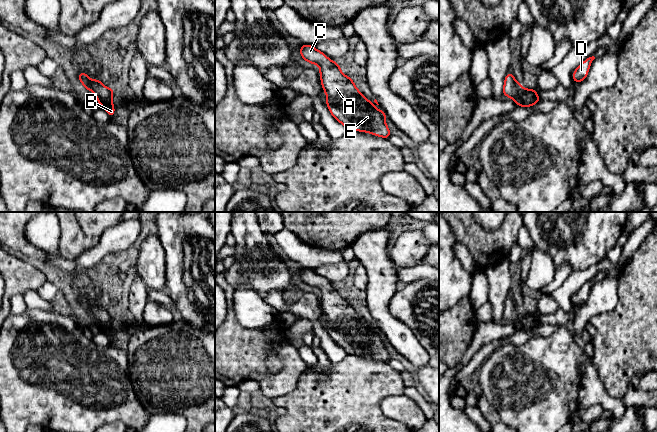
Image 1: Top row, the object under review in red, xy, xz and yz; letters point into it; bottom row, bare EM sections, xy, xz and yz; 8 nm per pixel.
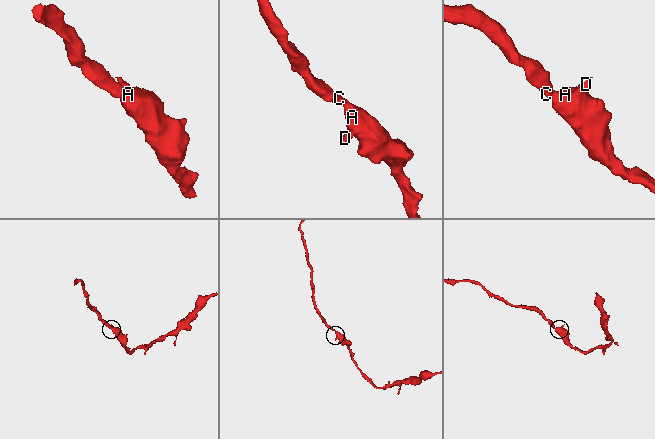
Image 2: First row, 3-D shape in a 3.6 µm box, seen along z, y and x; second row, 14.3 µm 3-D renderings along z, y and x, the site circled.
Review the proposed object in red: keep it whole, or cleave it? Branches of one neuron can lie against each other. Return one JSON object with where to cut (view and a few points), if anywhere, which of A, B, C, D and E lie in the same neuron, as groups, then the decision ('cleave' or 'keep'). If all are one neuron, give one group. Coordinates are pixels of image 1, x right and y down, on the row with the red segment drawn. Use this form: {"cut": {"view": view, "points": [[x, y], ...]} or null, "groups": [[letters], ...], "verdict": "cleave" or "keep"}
{"cut": null, "groups": [["A", "B", "C", "D", "E"]], "verdict": "keep"}

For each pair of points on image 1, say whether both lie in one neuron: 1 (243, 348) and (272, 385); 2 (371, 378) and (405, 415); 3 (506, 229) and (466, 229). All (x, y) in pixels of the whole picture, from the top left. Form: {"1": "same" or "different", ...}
{"1": "same", "2": "different", "3": "same"}

